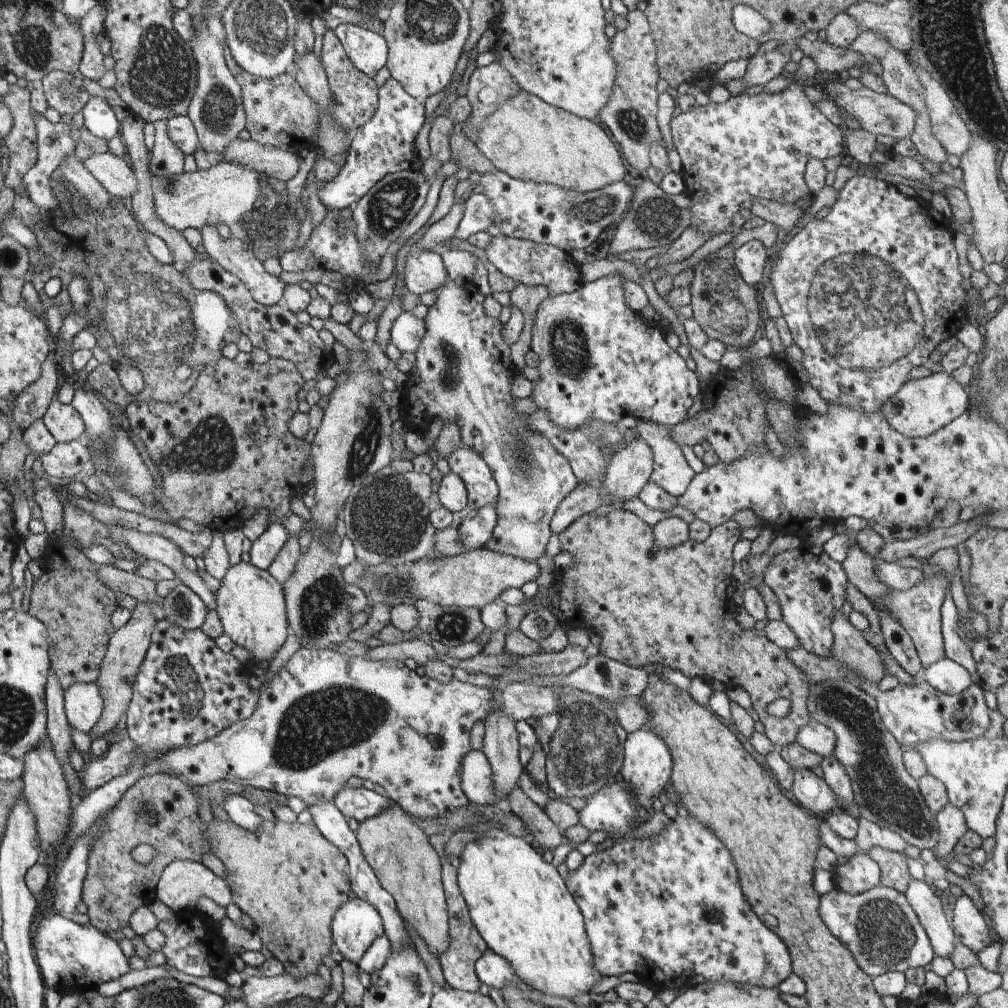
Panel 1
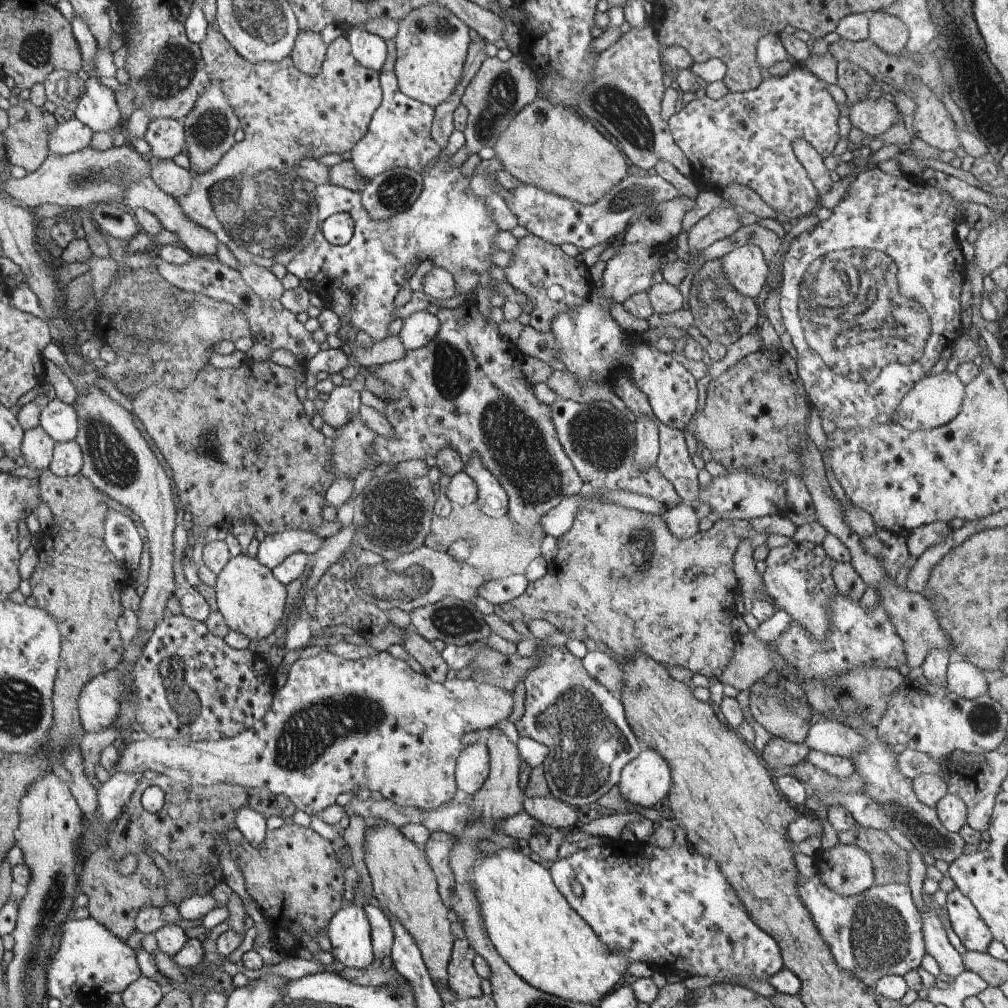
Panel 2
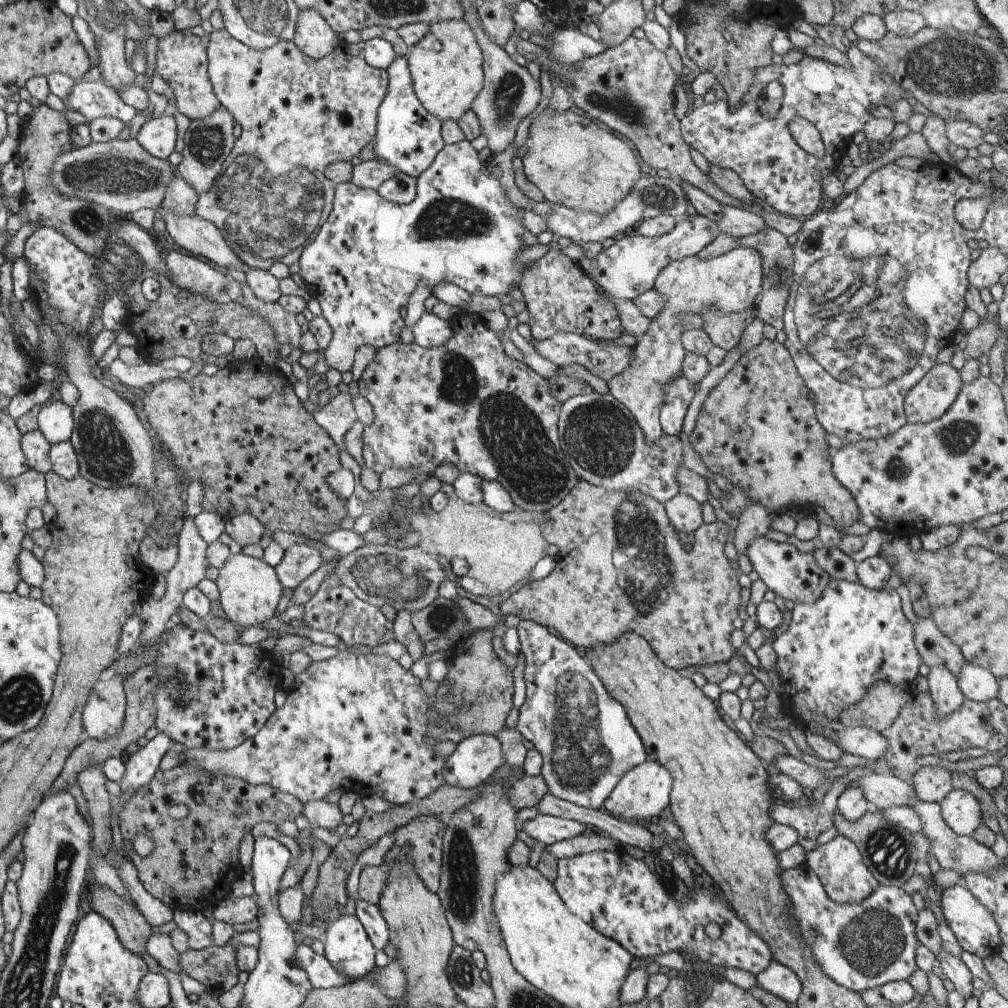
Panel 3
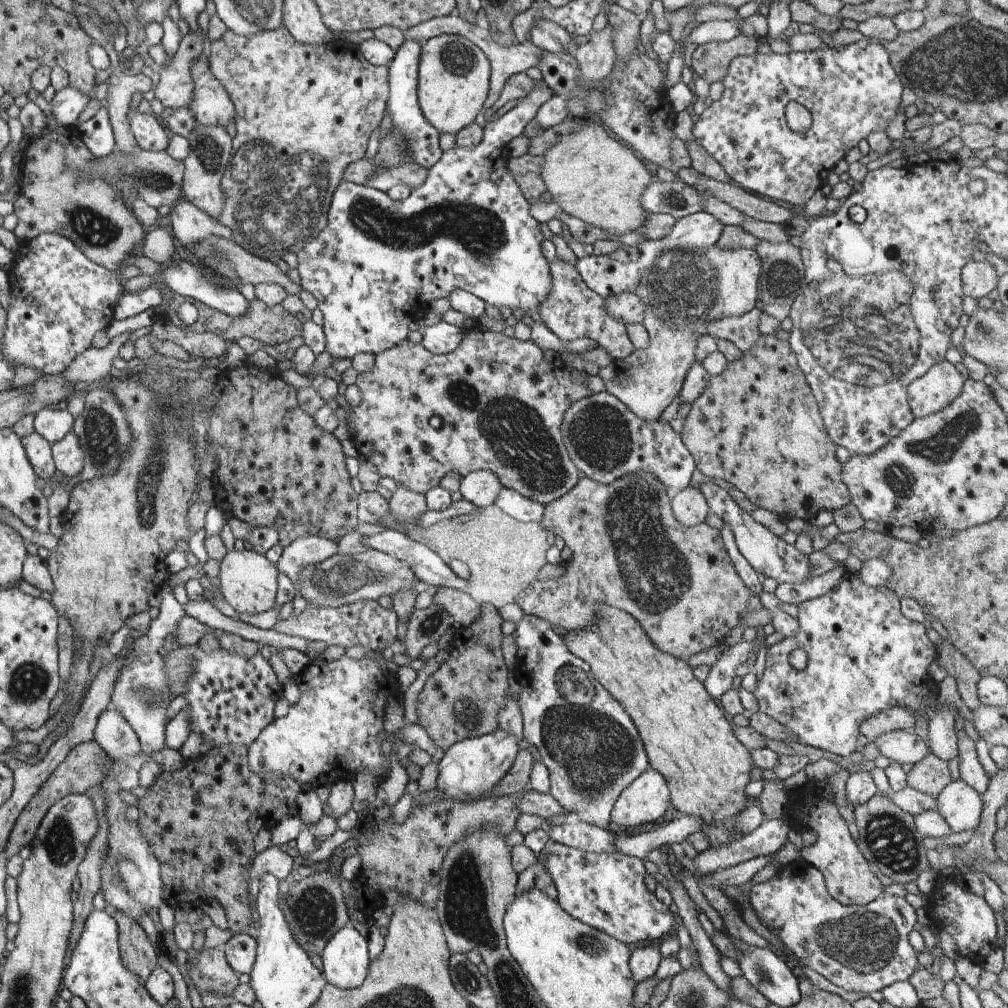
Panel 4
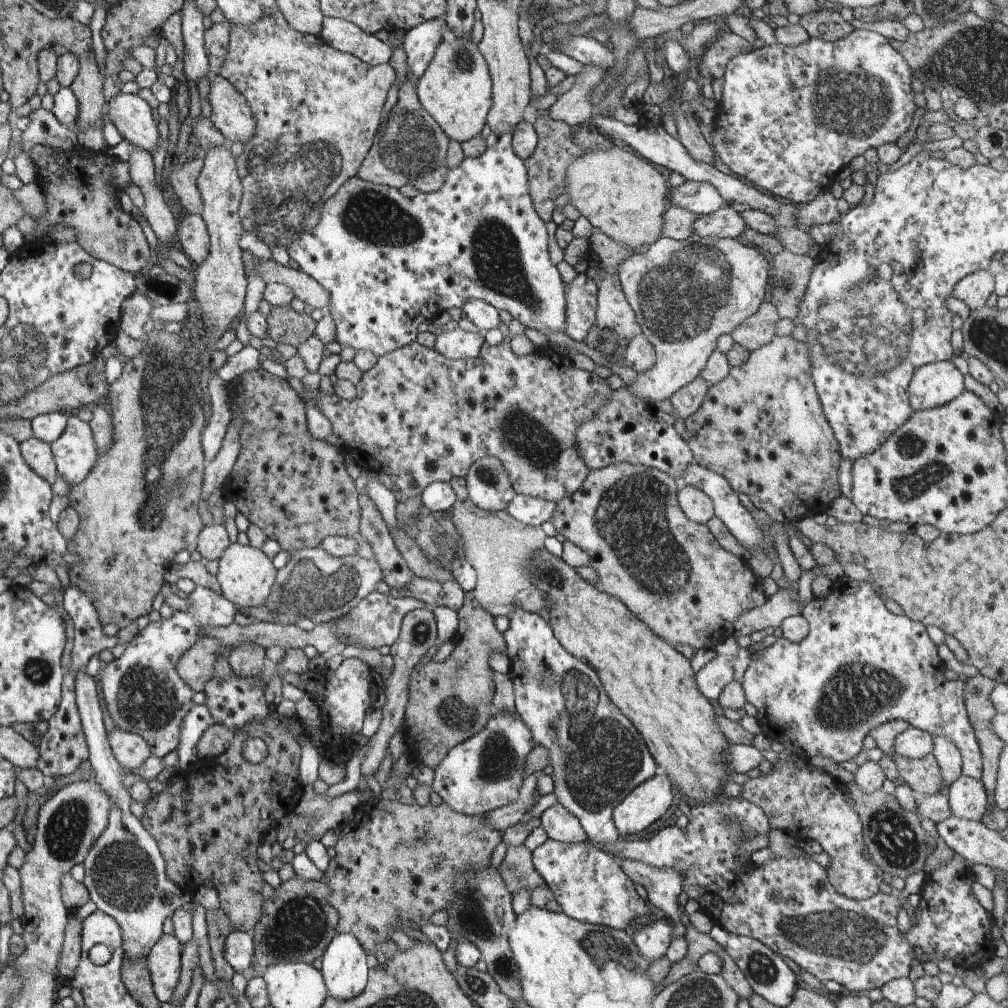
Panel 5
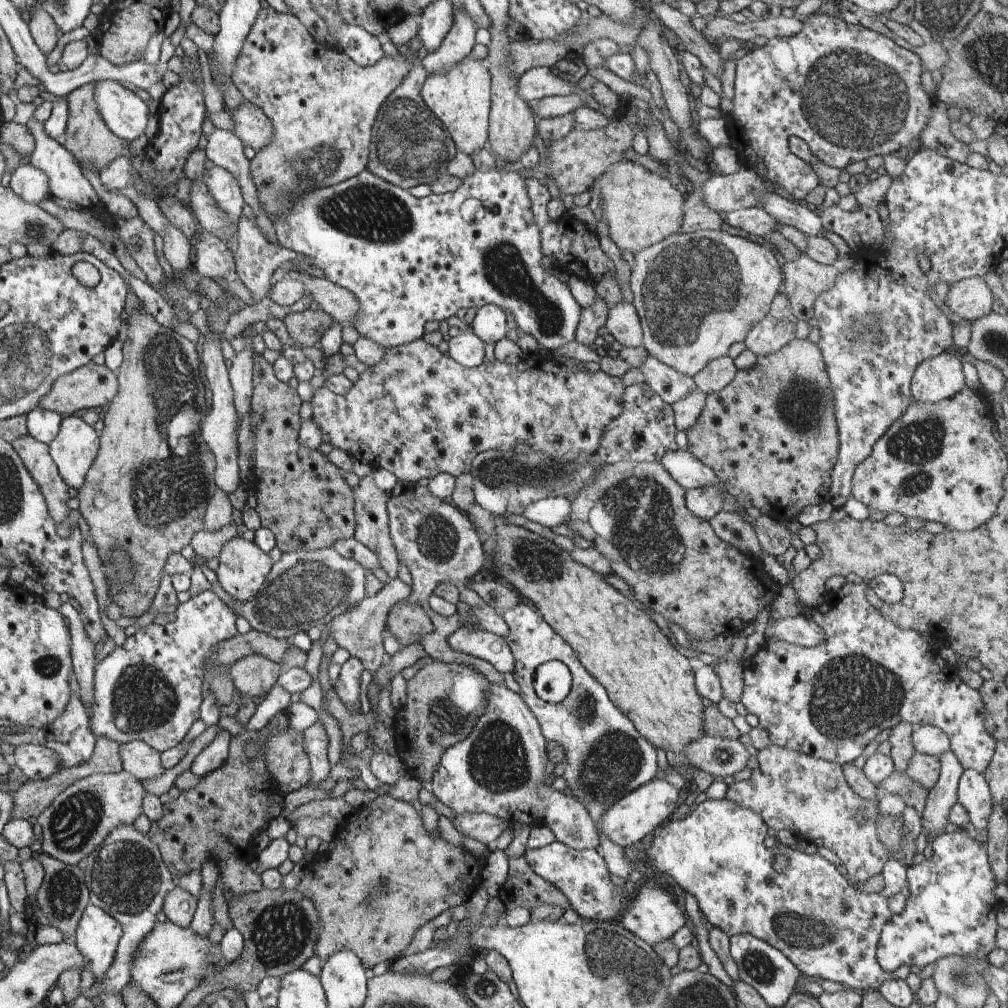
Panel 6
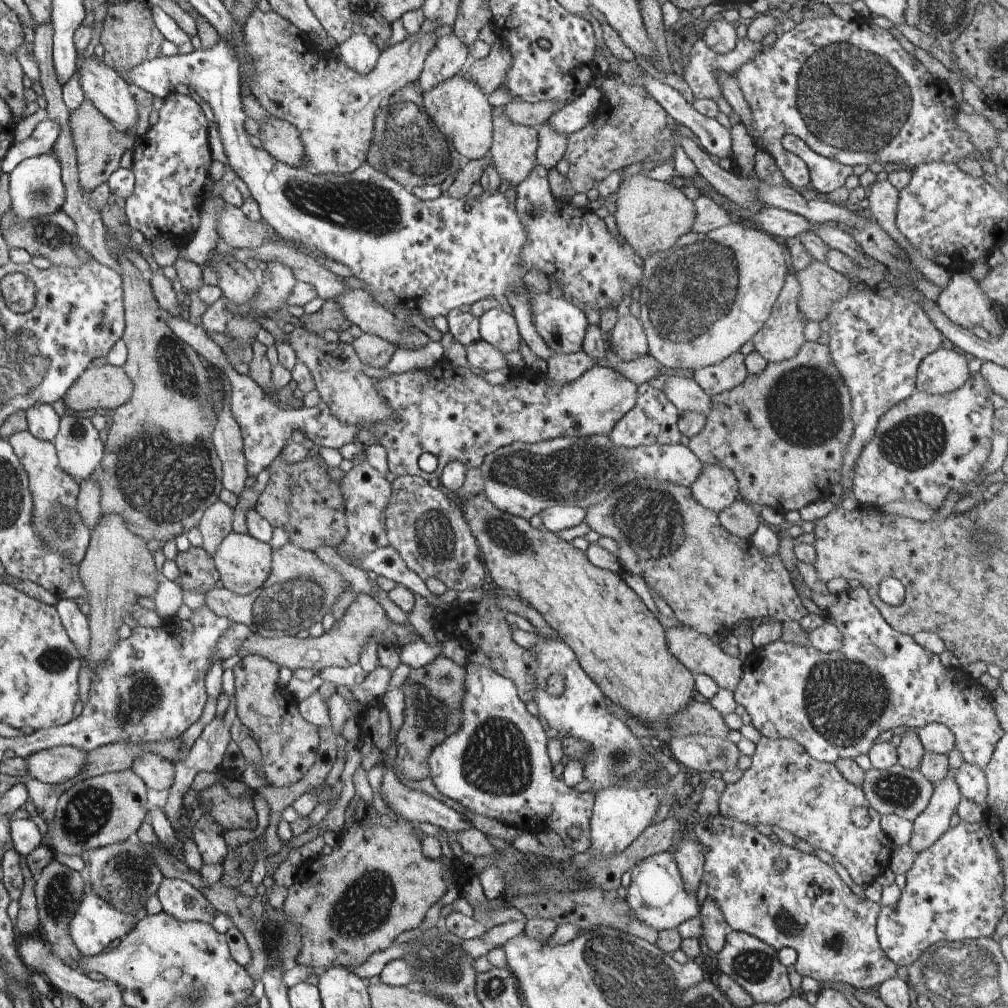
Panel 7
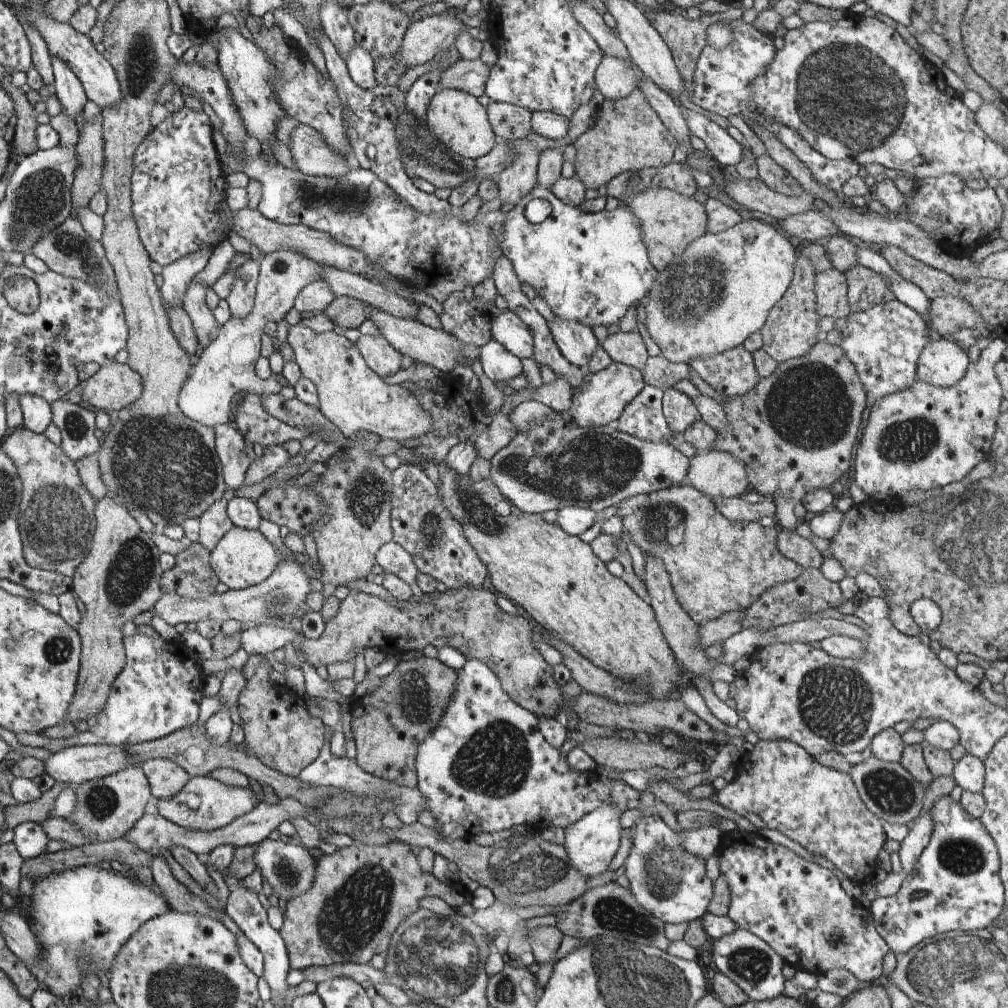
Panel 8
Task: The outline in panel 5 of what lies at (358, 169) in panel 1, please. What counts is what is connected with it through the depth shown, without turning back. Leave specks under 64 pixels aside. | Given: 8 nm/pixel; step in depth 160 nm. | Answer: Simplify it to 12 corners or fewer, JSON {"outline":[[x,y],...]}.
{"outline":[[443,17],[405,32],[408,81],[418,83],[449,33]]}

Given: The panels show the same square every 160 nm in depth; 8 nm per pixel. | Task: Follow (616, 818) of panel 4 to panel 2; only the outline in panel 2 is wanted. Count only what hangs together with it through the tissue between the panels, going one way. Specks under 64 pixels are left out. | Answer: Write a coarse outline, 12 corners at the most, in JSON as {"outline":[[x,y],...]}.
{"outline":[[652,748],[621,772],[632,806],[657,808],[672,788],[669,764]]}

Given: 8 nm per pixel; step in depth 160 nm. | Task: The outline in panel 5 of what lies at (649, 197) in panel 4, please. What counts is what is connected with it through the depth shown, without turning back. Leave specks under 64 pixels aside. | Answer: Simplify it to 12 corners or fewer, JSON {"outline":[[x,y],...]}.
{"outline":[[686,180],[670,188],[671,206],[697,215],[730,204],[710,182]]}

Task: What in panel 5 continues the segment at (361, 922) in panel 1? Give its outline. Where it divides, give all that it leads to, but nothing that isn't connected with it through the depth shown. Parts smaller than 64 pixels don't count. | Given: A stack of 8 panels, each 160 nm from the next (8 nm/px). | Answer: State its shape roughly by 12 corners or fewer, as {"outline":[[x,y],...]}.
{"outline":[[337,934],[320,971],[329,996],[355,998],[367,988],[366,950]]}

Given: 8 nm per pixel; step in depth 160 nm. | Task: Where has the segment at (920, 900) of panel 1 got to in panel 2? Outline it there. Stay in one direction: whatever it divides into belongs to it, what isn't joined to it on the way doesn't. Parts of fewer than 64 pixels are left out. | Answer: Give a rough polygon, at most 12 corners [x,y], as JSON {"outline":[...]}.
{"outline":[[920,912],[926,952],[942,974],[965,971],[962,955],[948,941],[938,914]]}

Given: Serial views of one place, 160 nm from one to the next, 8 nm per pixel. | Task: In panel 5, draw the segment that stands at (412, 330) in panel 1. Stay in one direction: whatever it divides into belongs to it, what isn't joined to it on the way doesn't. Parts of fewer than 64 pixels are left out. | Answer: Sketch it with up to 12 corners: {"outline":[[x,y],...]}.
{"outline":[[458,328],[436,335],[432,348],[449,359],[477,359],[483,334]]}

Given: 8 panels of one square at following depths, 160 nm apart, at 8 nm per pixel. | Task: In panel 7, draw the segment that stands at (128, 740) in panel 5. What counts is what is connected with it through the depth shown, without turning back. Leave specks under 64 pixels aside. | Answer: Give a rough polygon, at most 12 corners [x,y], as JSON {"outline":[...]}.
{"outline":[[144,752],[132,769],[147,788],[173,786],[175,764],[158,754]]}

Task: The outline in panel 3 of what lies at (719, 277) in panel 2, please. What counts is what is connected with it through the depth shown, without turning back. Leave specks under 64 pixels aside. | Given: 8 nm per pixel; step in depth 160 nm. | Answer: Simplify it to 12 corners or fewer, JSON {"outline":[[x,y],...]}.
{"outline":[[703,309],[704,329],[714,344],[731,351],[754,311]]}

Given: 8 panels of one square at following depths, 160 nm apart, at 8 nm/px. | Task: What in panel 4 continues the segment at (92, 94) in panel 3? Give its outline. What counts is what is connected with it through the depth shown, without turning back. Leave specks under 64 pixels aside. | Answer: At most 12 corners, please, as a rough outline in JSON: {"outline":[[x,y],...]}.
{"outline":[[67,87],[56,91],[53,116],[72,129],[92,99]]}

